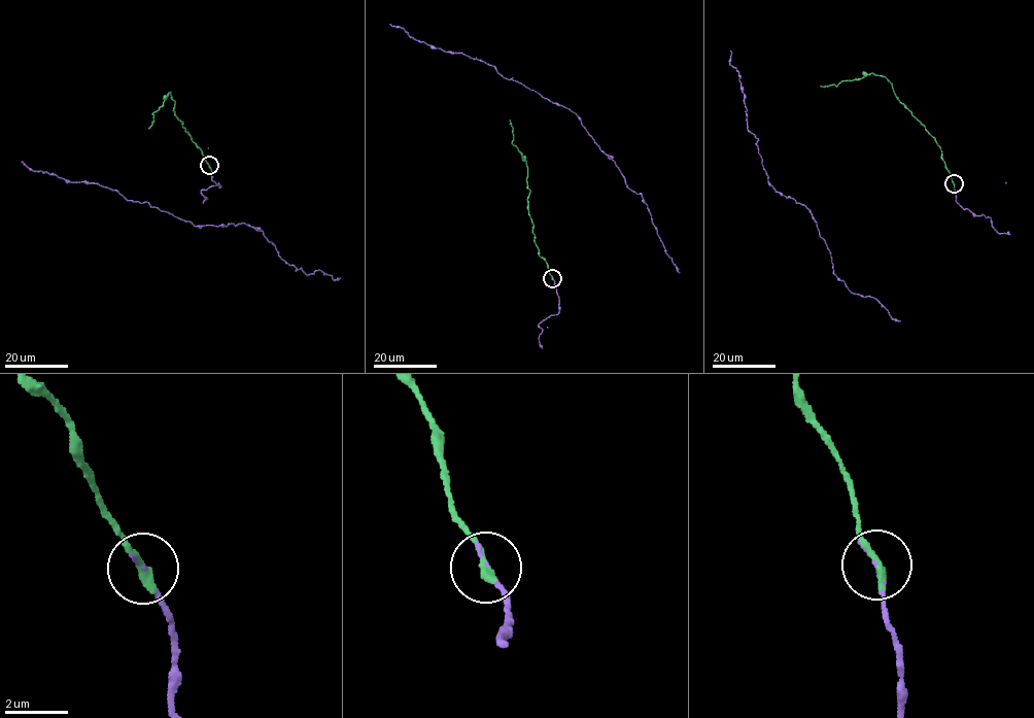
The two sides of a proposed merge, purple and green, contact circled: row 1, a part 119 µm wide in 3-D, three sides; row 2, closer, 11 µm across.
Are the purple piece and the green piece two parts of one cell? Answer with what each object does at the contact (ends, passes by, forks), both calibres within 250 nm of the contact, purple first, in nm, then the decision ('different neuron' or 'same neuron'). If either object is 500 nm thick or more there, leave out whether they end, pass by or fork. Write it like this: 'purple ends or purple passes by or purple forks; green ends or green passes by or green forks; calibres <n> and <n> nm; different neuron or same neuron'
purple ends; green ends; calibres 70 and 340 nm; same neuron

